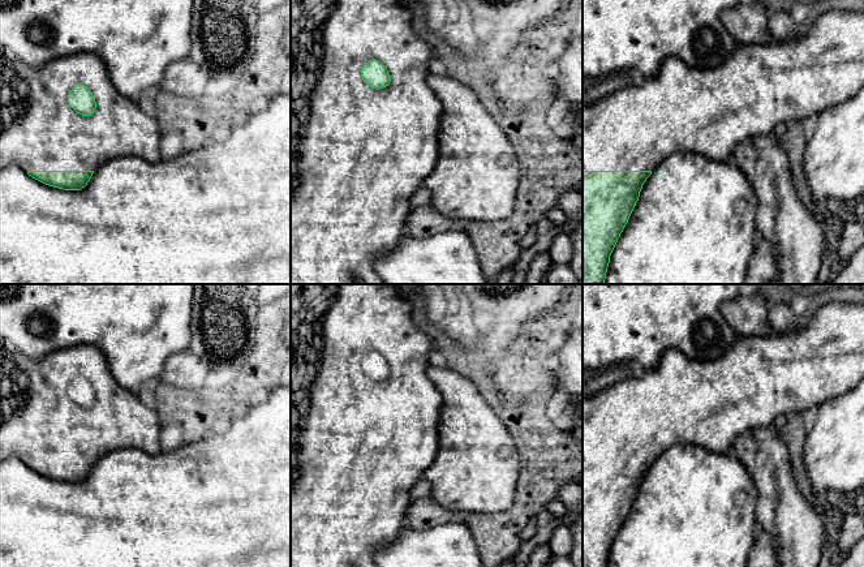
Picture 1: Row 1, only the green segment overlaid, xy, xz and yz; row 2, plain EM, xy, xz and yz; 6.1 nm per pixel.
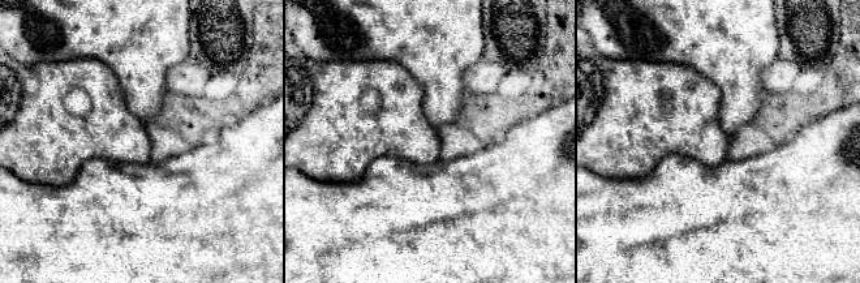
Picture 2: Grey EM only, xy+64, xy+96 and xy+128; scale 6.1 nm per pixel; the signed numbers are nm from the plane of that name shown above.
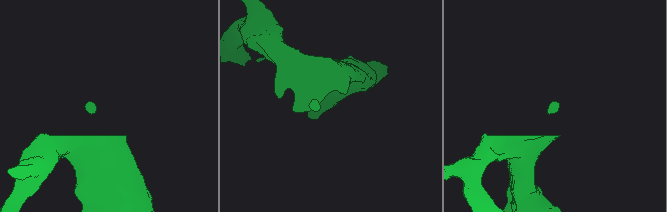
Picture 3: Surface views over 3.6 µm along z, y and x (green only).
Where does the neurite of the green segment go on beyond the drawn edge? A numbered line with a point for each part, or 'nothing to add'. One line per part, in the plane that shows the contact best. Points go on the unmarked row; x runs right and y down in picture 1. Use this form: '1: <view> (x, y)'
1: xy (39, 422)

